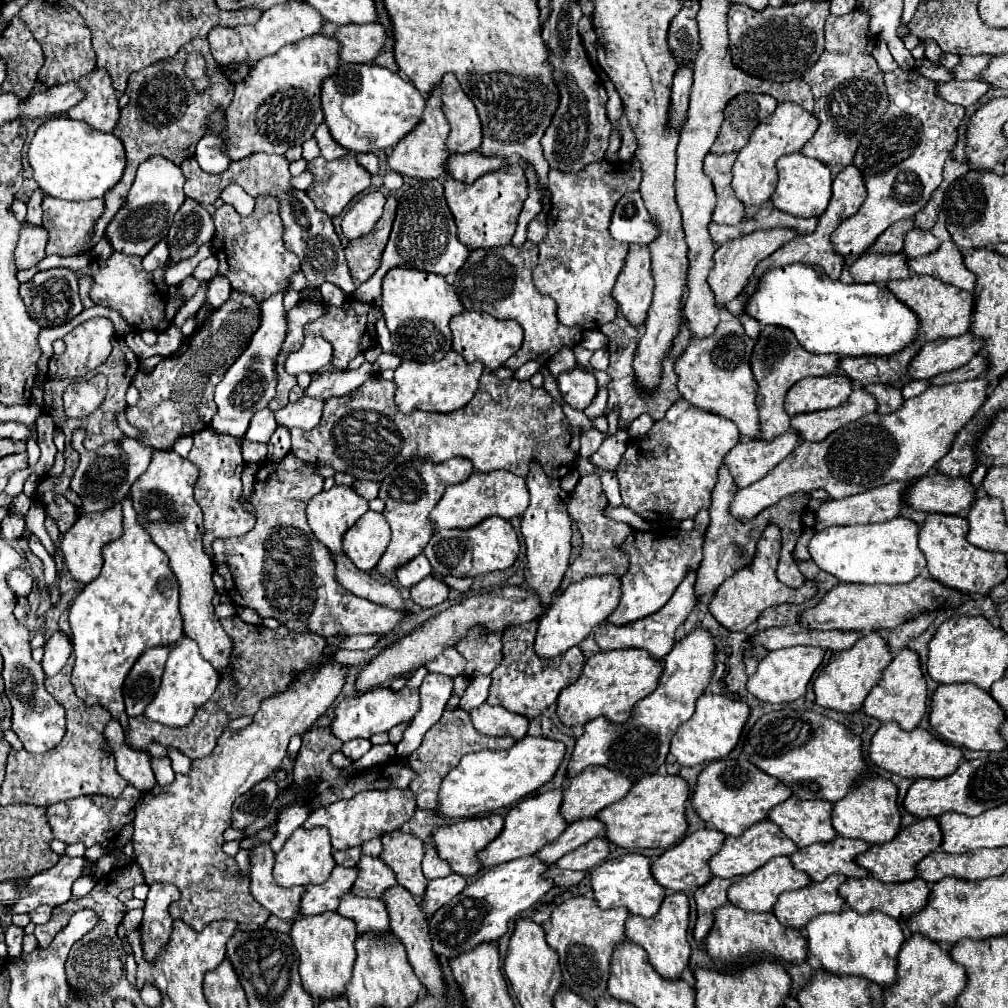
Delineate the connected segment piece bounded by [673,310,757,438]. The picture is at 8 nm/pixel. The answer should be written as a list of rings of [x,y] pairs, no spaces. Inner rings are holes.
[[[723,310],[715,332],[707,338],[691,336],[687,348],[681,352],[673,366],[679,378],[677,388],[689,404],[733,420],[739,426],[739,432],[749,438],[757,434],[757,384],[749,366],[753,346],[755,342],[745,334],[741,322]]]

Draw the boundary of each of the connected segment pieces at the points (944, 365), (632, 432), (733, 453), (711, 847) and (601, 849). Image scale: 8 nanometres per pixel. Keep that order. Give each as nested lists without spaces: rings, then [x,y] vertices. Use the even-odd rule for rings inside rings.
[[[971,332],[959,338],[941,338],[923,344],[919,354],[909,364],[907,378],[909,380],[927,380],[941,372],[955,370],[967,364],[979,350],[983,348],[983,340],[975,340]]]
[[[641,414],[641,416],[627,428],[627,432],[629,432],[629,440],[643,438],[643,436],[651,430],[651,426],[653,426],[653,418],[651,418],[649,414]]]
[[[791,430],[777,436],[769,444],[761,444],[759,440],[739,442],[725,454],[723,464],[733,476],[735,486],[745,488],[761,480],[773,466],[777,466],[785,456],[789,456],[789,452],[793,452],[797,444],[799,436],[795,436],[795,432]]]
[[[701,828],[697,832],[685,834],[685,838],[671,846],[669,850],[665,850],[653,864],[651,864],[651,874],[655,878],[657,884],[661,884],[665,890],[673,890],[673,892],[683,892],[683,890],[695,890],[701,884],[707,884],[707,880],[711,880],[711,872],[709,866],[705,864],[705,860],[709,860],[709,856],[713,856],[713,852],[717,852],[717,848],[721,848],[721,840],[725,836],[721,836],[721,832],[713,830],[713,828]]]
[[[593,838],[587,844],[579,846],[577,850],[561,856],[555,862],[555,868],[565,868],[565,870],[591,870],[597,864],[601,864],[609,856],[609,842],[605,838]]]

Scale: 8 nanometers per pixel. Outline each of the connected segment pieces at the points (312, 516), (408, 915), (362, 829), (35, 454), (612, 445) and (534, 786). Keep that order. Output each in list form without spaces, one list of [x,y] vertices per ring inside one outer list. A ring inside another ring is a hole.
[[[333,486],[313,496],[307,504],[307,520],[313,534],[331,550],[341,550],[341,536],[369,510],[351,486]]]
[[[395,884],[395,886],[391,886],[391,888],[385,890],[383,902],[385,902],[385,908],[387,908],[387,912],[389,912],[391,932],[393,932],[393,936],[397,936],[397,938],[405,944],[409,962],[411,962],[417,978],[421,980],[421,984],[423,984],[431,994],[443,996],[443,994],[445,994],[445,984],[443,984],[443,980],[441,980],[441,968],[439,968],[437,956],[433,956],[433,950],[431,950],[427,920],[425,920],[421,908],[417,906],[415,898],[413,898],[405,888],[401,888],[399,884]]]
[[[389,788],[389,790],[365,790],[355,794],[349,800],[337,800],[329,806],[321,806],[311,812],[311,816],[305,820],[305,828],[315,828],[323,826],[329,830],[331,836],[331,846],[335,850],[351,848],[351,846],[361,846],[365,840],[377,838],[383,832],[391,832],[401,828],[405,822],[411,820],[415,812],[415,794],[411,790],[399,790],[399,788]]]
[[[31,424],[29,428],[33,432],[33,438],[27,442],[27,456],[29,456],[29,466],[33,468],[37,464],[37,460],[39,460],[39,446],[37,446],[37,438],[35,438],[35,432],[37,432],[35,424]]]
[[[617,432],[617,436],[607,436],[601,448],[589,460],[595,468],[615,470],[625,450],[627,450],[627,432]]]
[[[525,736],[509,750],[483,750],[467,754],[441,784],[437,812],[447,818],[475,818],[513,806],[547,784],[565,756],[565,744],[545,736]]]

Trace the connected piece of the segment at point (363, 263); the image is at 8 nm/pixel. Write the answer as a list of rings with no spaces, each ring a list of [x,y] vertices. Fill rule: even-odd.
[[[389,196],[385,202],[385,208],[383,208],[383,216],[375,224],[375,228],[367,236],[361,236],[347,244],[345,258],[347,258],[347,266],[349,266],[355,282],[361,284],[361,282],[369,280],[375,274],[375,270],[379,268],[381,252],[383,252],[389,232],[391,232],[395,208],[397,208],[397,200],[393,196]]]

